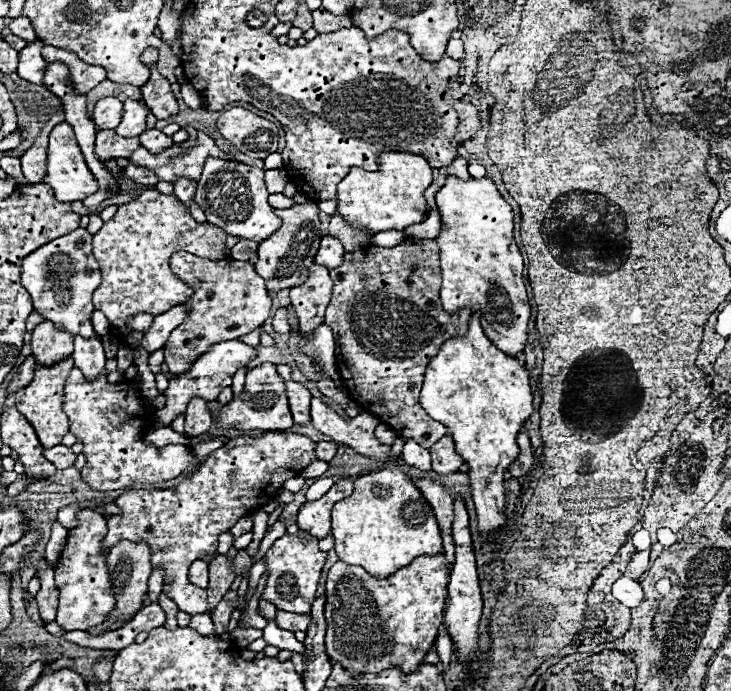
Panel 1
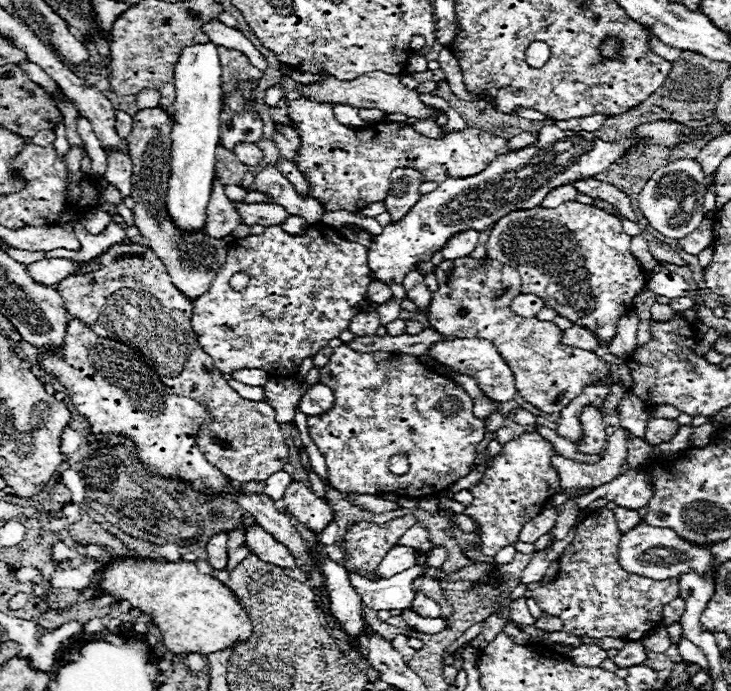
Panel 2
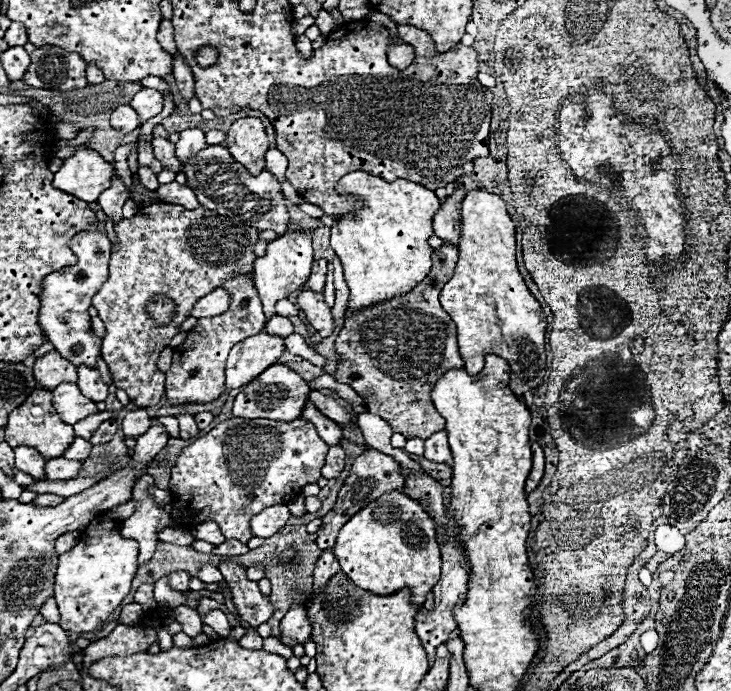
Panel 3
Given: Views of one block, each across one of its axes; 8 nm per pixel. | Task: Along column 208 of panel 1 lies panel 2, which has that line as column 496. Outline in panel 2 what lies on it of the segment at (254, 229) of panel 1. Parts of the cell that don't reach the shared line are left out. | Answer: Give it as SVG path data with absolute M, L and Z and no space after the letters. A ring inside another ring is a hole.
M544 126L540 130L538 148L526 146L526 148L508 152L504 156L498 156L484 172L480 172L476 176L468 176L464 180L448 178L434 192L422 194L418 204L408 212L408 216L404 216L396 224L388 224L384 228L384 232L380 236L376 236L376 240L368 248L368 264L376 272L376 278L382 280L384 284L402 284L408 270L412 270L416 264L416 254L424 254L424 262L430 262L430 258L436 252L440 252L454 234L464 232L464 230L482 232L482 230L494 226L496 220L500 220L508 212L532 210L532 208L540 206L542 200L546 198L546 194L552 192L554 188L570 184L574 180L592 178L592 176L600 174L602 170L606 170L612 162L616 162L618 156L622 156L622 152L628 146L630 146L628 140L608 144L608 142L596 138L592 132L568 132L568 130L560 130L558 126Z

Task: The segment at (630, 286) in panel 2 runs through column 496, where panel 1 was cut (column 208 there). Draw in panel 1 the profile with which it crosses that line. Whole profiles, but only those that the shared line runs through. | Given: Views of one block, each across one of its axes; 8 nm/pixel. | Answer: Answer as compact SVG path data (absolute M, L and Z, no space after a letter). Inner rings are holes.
M156 188L142 192L134 202L122 204L114 218L108 220L92 240L92 252L102 272L102 284L94 290L92 302L96 310L106 314L112 330L118 332L112 336L124 344L126 336L134 332L128 328L132 316L142 312L158 316L172 306L188 302L194 290L174 276L170 256L184 250L206 260L228 260L230 248L224 244L226 238L228 234L222 228L210 222L196 222L174 194L162 194Z

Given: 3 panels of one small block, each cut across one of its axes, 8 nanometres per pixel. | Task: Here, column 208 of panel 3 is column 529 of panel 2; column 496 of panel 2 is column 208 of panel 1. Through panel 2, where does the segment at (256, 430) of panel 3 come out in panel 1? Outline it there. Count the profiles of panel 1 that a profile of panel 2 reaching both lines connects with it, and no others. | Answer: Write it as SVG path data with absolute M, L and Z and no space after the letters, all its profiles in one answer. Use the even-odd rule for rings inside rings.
M264 432L262 436L234 436L222 448L210 452L206 462L168 490L134 488L116 498L124 510L120 516L110 516L108 534L102 542L106 548L118 540L146 540L152 548L152 566L162 566L166 580L172 580L168 596L182 612L204 614L208 610L206 590L188 582L188 568L200 554L214 554L218 536L230 530L242 516L254 514L282 490L282 484L316 460L316 442L294 432Z

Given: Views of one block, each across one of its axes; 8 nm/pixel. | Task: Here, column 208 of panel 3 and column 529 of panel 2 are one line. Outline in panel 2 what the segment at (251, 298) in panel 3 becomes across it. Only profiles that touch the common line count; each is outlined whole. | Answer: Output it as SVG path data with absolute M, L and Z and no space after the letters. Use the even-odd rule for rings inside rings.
M490 258L444 260L438 264L438 290L428 306L428 322L442 336L476 336L490 340L510 364L518 394L546 414L556 414L568 406L588 384L614 384L610 364L594 352L564 346L562 330L554 322L516 316L508 304L520 294L520 274Z

